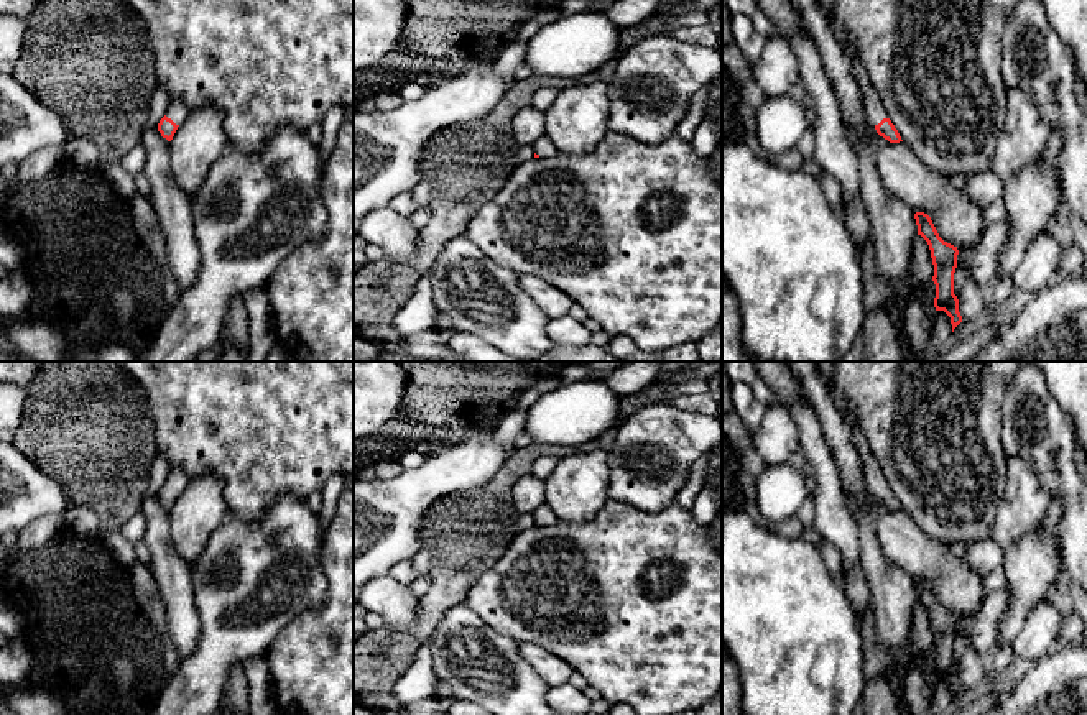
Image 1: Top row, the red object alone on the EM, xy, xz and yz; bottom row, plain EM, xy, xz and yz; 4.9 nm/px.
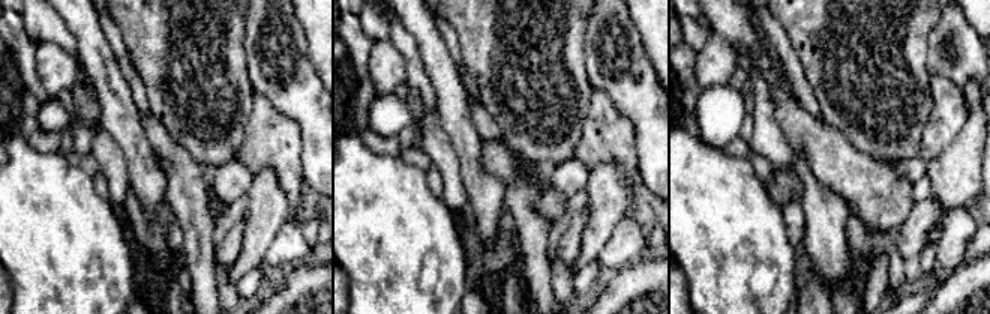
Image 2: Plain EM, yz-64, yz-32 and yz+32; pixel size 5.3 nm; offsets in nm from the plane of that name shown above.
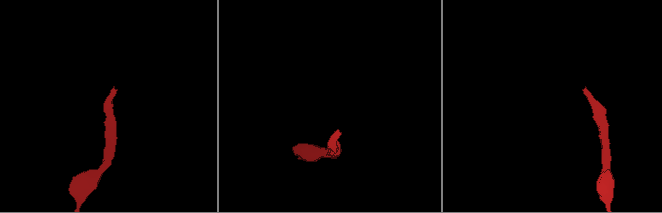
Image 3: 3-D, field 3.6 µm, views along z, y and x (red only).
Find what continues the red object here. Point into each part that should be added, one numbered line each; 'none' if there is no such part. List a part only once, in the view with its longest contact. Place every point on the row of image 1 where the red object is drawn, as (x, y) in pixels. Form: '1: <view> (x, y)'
1: xy (176, 110)

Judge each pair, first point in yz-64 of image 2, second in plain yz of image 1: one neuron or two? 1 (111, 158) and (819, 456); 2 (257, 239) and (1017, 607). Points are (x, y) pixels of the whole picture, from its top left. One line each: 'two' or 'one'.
1: one
2: one

